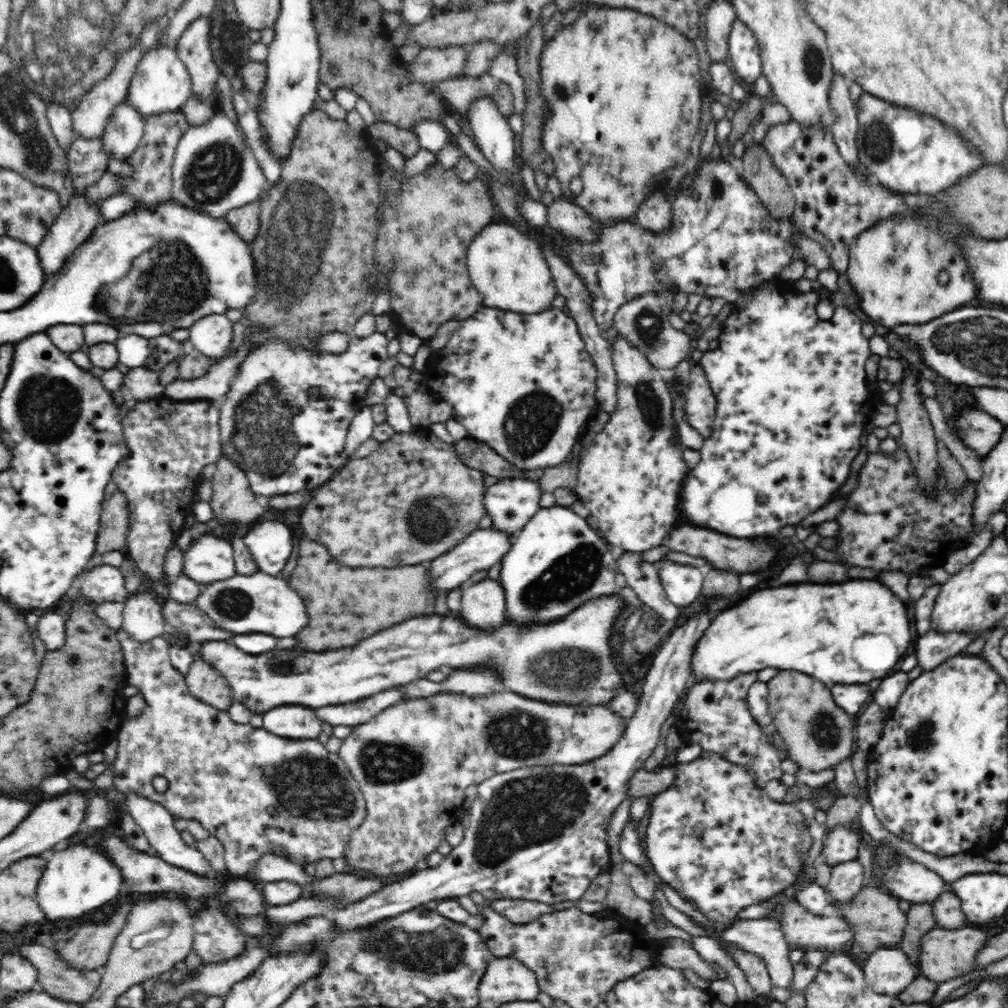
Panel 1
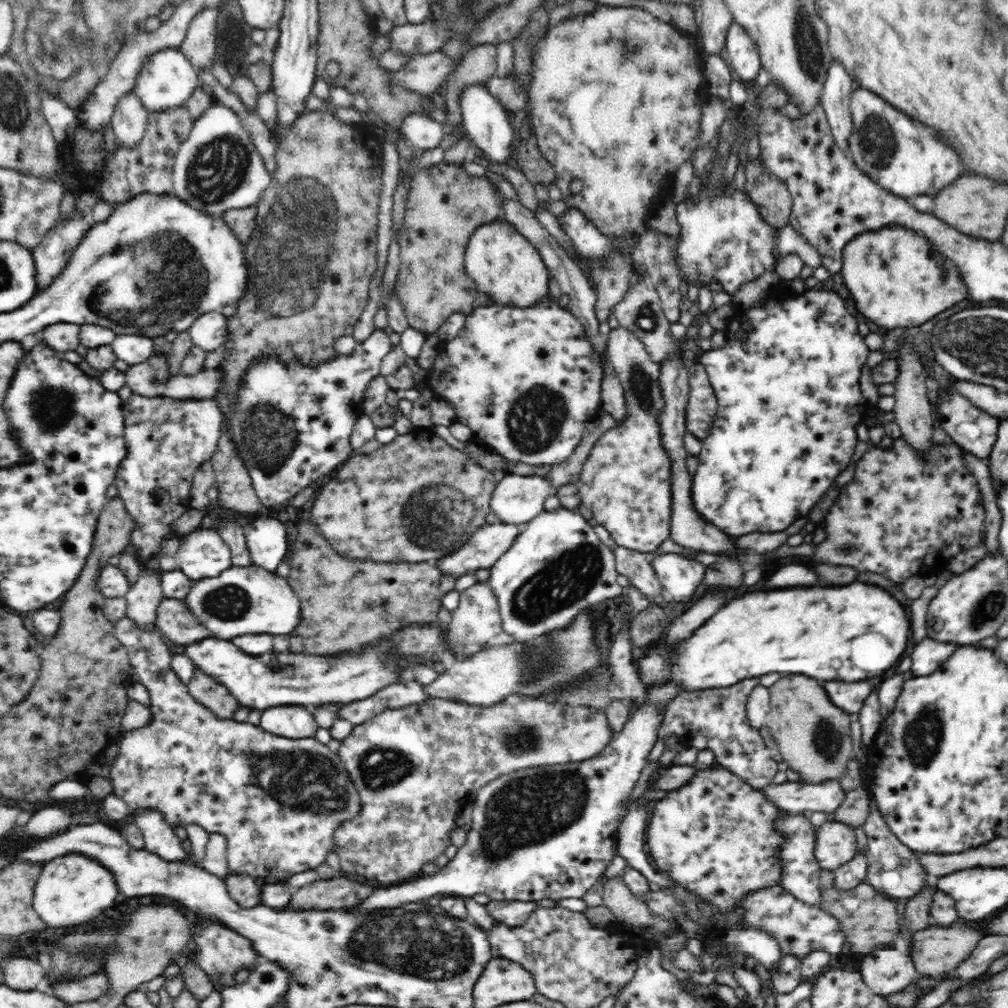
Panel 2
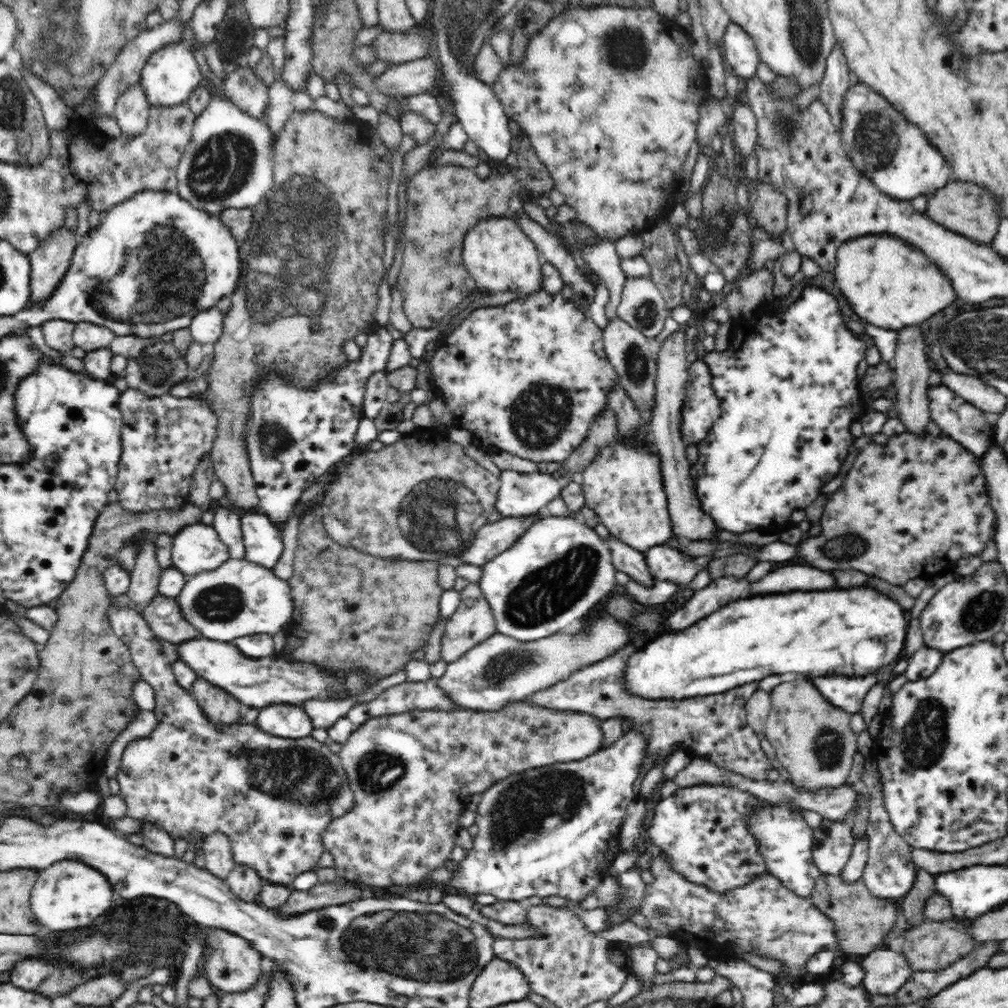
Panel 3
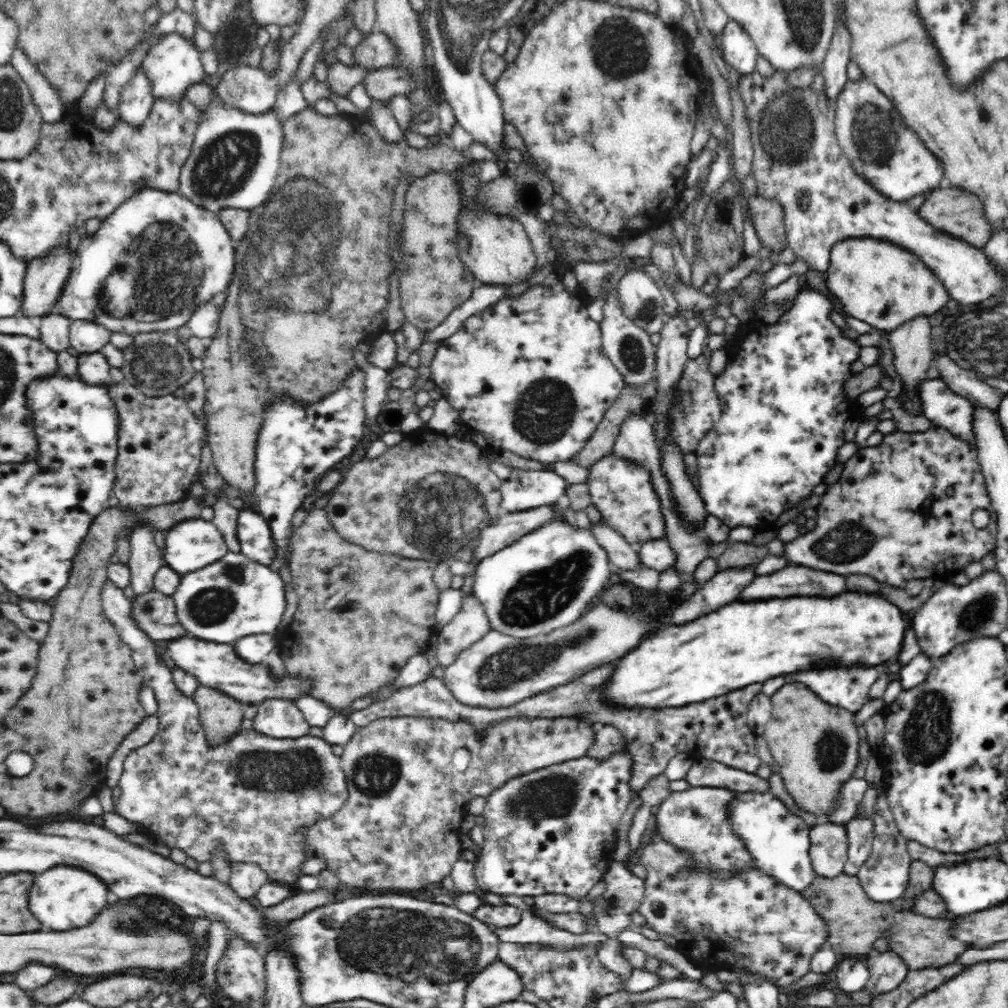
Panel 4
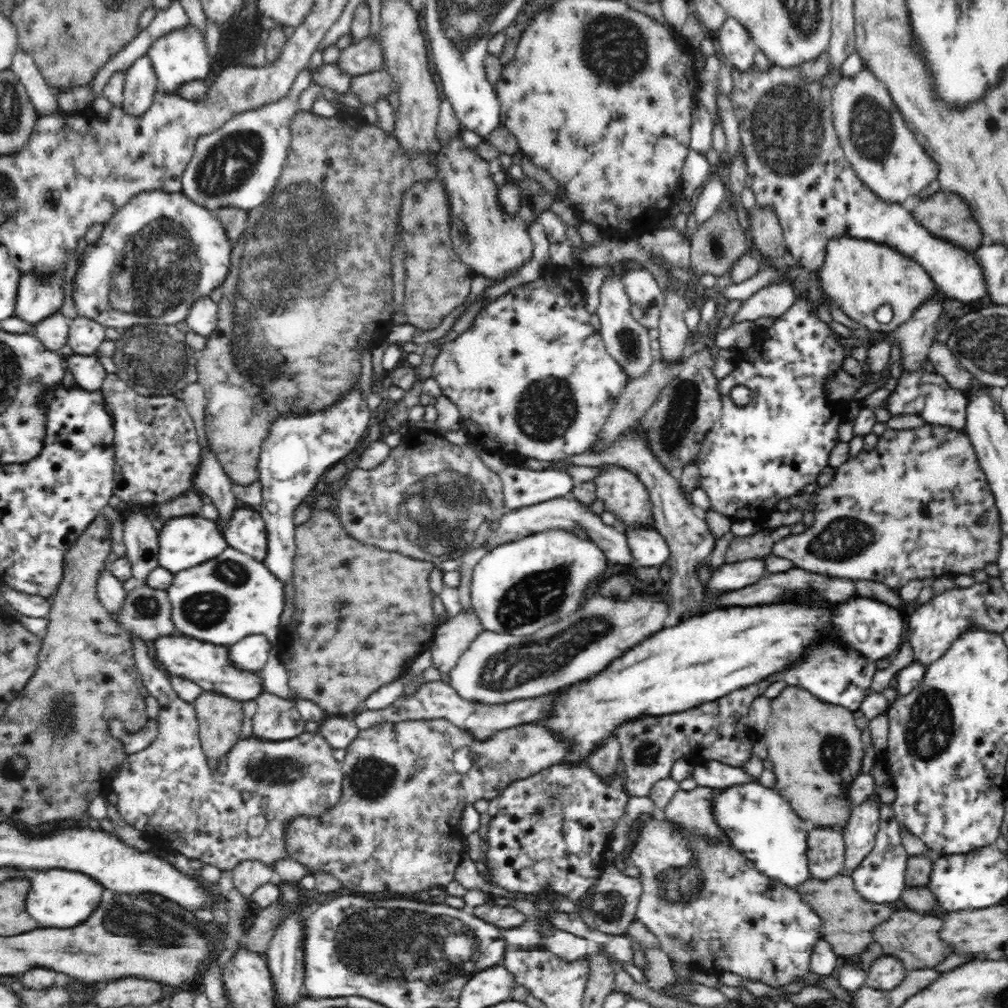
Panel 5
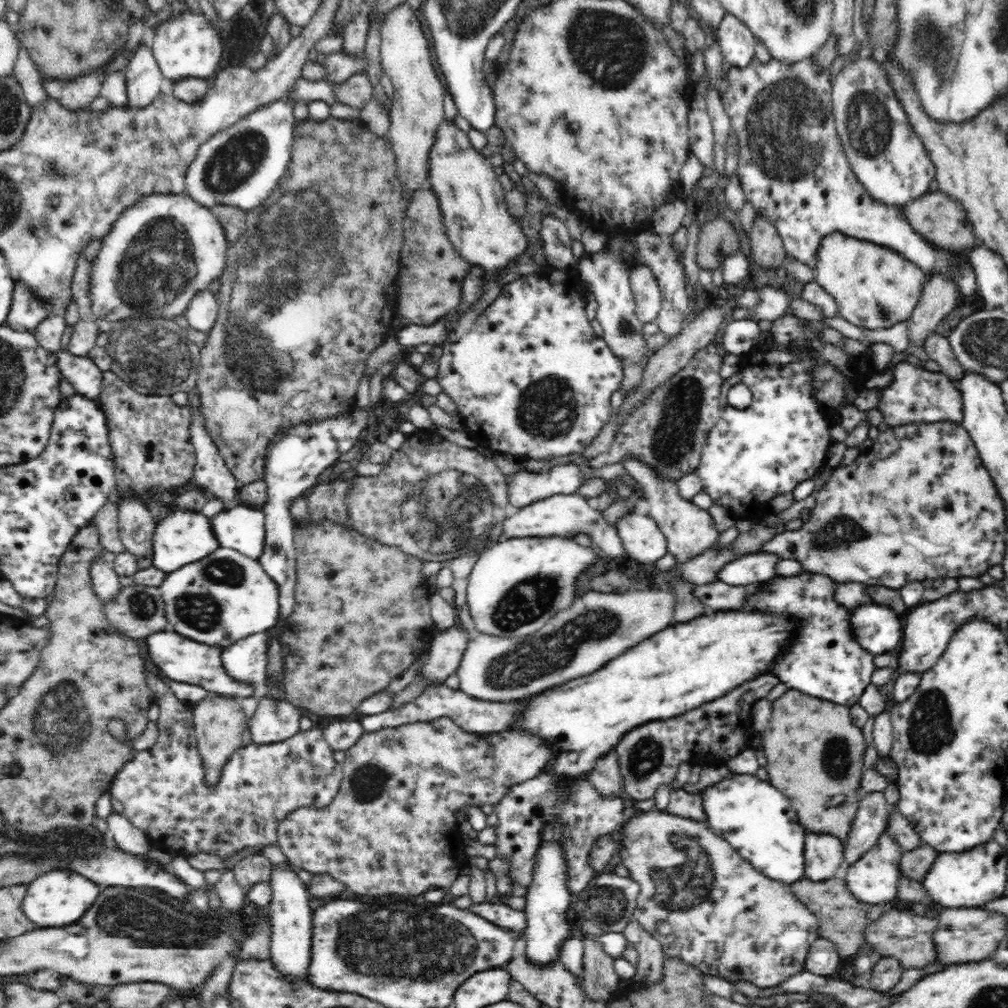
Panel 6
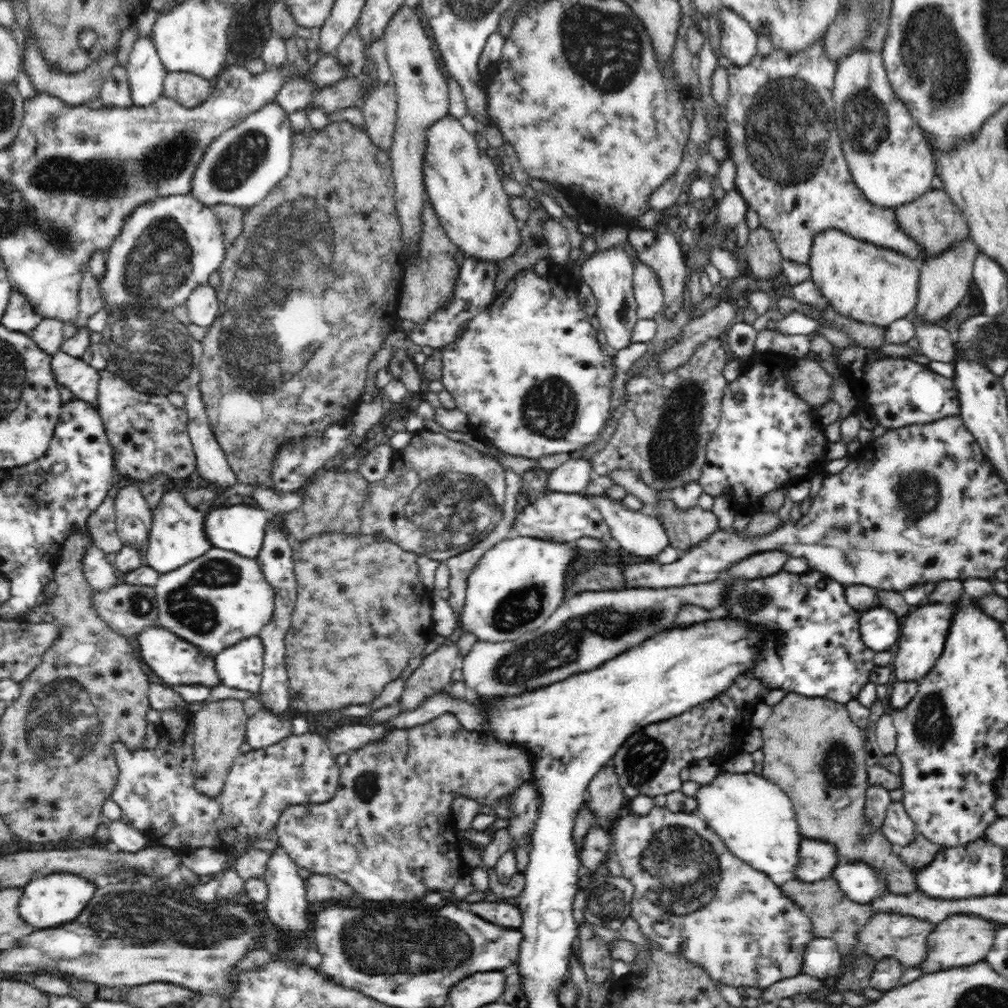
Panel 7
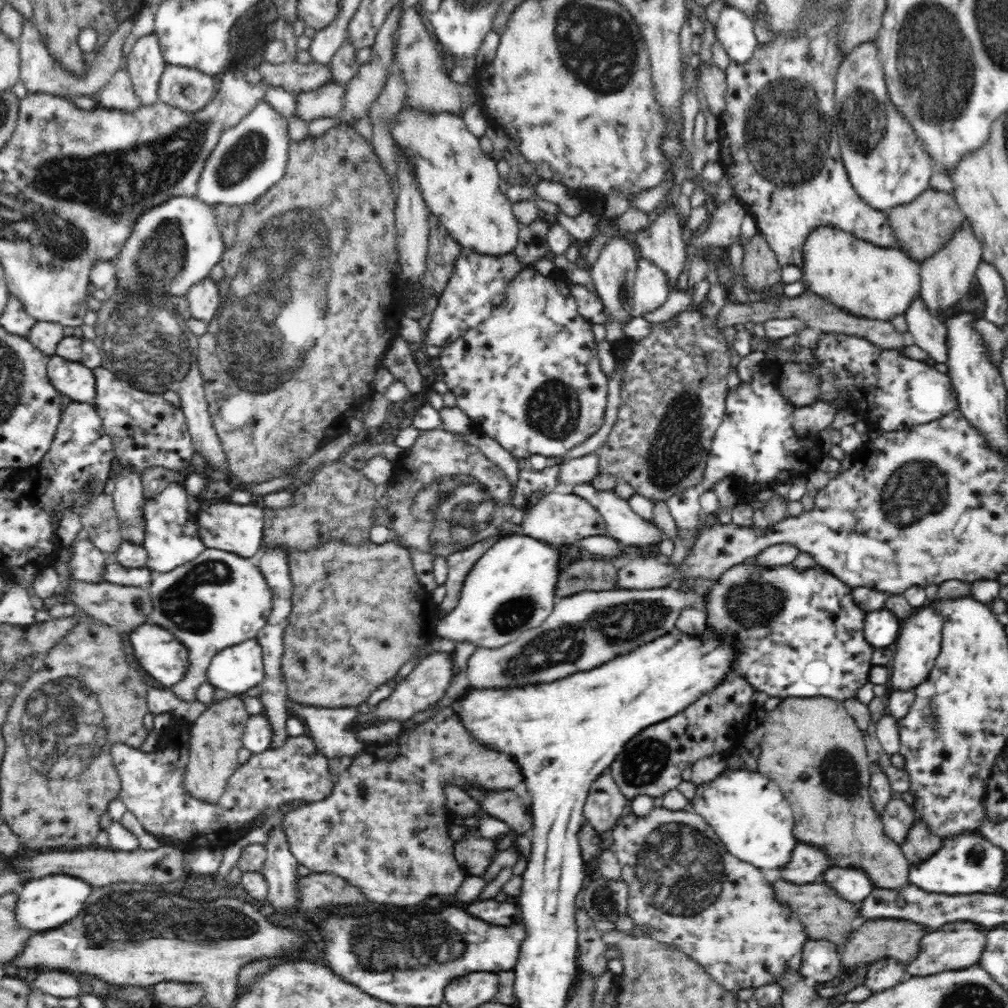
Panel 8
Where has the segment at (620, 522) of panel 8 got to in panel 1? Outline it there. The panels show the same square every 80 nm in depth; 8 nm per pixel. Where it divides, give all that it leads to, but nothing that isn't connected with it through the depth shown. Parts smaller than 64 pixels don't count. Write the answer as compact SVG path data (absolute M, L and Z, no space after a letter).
M666 561L659 566L659 577L668 600L676 606L690 606L701 596L704 576L696 567Z

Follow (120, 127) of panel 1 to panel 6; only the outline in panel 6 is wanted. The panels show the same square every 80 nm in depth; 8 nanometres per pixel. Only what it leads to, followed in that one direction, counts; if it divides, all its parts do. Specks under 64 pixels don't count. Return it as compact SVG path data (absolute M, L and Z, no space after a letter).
M146 45L135 49L131 61L122 73L125 75L126 107L132 110L149 106L161 92L164 77L152 49Z

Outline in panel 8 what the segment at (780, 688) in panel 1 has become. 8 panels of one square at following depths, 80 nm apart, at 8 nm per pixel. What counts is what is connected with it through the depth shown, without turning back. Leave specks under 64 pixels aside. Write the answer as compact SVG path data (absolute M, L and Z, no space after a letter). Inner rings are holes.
M788 697L769 712L765 723L766 733L762 736L761 754L757 758L757 771L766 778L772 779L782 790L793 810L793 836L800 842L819 846L827 852L832 866L856 866L856 869L868 872L870 880L876 886L906 886L910 884L910 863L902 854L900 845L895 843L883 829L883 821L870 801L871 764L867 759L865 732L849 716L842 701L828 697ZM808 702L806 710L800 712L800 703ZM814 703L814 706L812 706ZM818 718L818 728L796 728L796 720ZM796 742L798 746L788 746ZM792 796L792 798L790 798ZM812 796L812 802L810 802Z

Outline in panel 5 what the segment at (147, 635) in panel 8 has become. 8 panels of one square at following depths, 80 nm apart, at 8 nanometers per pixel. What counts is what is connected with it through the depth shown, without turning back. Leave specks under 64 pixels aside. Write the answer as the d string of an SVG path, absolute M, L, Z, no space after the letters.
M164 635L154 641L156 658L164 668L176 677L184 677L185 680L194 681L205 690L219 692L225 697L236 701L255 700L263 690L260 673L241 672L229 661L230 648L221 645L212 645L209 642L198 640L186 635Z

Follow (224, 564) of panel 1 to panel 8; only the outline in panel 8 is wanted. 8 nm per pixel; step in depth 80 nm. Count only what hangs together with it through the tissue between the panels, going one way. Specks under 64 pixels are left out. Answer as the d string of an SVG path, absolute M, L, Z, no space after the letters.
M170 483L152 500L144 502L144 533L143 547L146 549L147 566L154 573L164 573L190 562L204 552L205 545L197 534L196 515L184 487L178 483Z

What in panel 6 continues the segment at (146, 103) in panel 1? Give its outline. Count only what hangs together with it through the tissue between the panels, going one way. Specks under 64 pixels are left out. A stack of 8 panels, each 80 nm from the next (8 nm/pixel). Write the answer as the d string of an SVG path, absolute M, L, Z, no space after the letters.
M186 10L179 17L174 17L174 20L155 28L150 49L160 67L162 77L172 82L190 77L206 79L218 68L222 56L222 40L216 30L206 22L204 14L190 14L190 11Z

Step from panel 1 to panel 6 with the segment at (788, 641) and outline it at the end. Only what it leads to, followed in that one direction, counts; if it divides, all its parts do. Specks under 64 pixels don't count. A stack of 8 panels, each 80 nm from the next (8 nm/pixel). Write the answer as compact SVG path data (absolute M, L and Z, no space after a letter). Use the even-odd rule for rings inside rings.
M866 604L852 610L856 614L856 638L860 647L876 657L883 654L893 654L900 646L903 633L900 616L878 604ZM740 610L716 612L712 616L673 624L610 660L600 670L562 683L562 686L556 686L554 690L528 700L528 708L516 728L524 728L544 738L556 752L556 756L544 770L568 780L582 778L587 776L592 766L612 746L623 742L626 732L651 721L681 716L686 711L712 702L748 680L760 676L760 670L764 670L764 666L772 662L772 654L780 650L780 638L784 638L784 626L780 626L780 622L768 622L764 614L740 614Z

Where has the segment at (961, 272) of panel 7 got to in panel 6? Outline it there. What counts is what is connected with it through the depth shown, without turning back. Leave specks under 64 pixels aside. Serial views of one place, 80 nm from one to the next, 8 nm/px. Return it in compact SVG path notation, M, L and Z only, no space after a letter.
M928 275L920 300L906 321L909 348L923 347L925 340L934 334L940 320L952 312L959 300L956 285L946 275Z

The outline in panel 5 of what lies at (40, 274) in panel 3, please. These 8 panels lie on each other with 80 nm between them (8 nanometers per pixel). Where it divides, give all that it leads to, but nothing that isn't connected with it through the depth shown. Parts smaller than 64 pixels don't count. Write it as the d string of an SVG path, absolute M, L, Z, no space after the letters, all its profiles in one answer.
M32 272L21 276L14 311L16 318L22 318L34 326L47 316L59 312L64 301L64 284L64 276L48 276L46 280L37 280Z

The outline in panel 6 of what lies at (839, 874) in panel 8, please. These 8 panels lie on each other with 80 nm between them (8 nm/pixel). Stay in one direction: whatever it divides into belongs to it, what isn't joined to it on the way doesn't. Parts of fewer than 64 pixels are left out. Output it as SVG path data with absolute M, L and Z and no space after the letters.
M888 821L882 834L878 837L876 844L862 855L858 862L849 866L846 872L845 884L850 888L856 900L860 902L870 902L870 904L886 904L896 898L896 884L899 881L900 874L902 874L902 855L904 851L897 843L895 838L887 832Z

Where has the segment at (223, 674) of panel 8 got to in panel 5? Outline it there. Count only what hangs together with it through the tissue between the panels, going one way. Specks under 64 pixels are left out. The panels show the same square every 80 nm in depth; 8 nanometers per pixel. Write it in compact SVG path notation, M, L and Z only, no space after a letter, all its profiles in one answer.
M252 634L230 647L229 661L241 672L258 673L264 668L272 647L267 636Z

